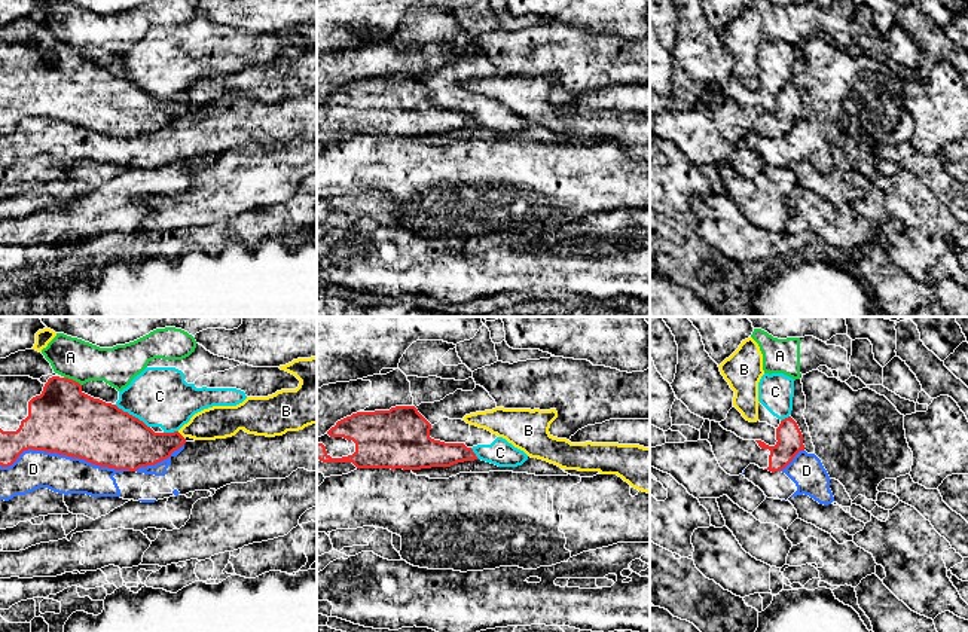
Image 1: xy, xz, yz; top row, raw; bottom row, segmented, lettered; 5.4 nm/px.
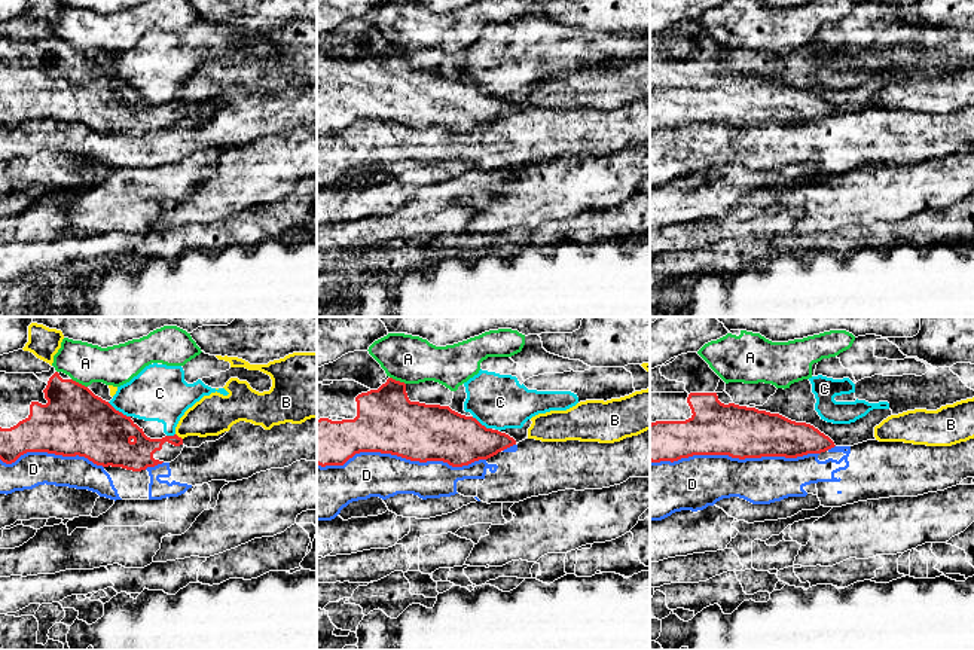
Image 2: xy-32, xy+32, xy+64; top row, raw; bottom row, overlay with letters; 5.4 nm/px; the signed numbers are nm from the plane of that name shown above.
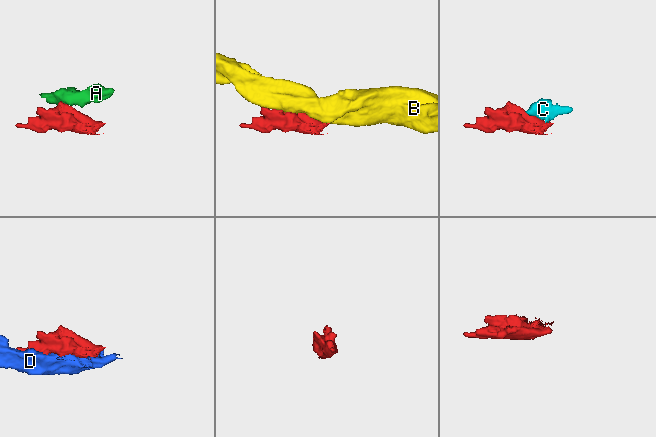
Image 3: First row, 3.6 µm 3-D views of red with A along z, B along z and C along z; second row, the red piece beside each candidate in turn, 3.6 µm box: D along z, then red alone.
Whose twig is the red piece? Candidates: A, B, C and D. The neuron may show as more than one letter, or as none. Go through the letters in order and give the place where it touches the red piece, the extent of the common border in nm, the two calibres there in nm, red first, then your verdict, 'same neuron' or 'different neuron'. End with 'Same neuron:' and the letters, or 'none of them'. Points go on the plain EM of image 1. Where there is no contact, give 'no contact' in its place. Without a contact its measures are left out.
A: meets red in xy at (73, 48); contact 110 nm long; 360 nm thick on the red side, 220 nm on the other; different neuron
B: meets red in xy at (180, 101); contact 50 nm long; 240 nm thick on the red side, 180 nm on the other; different neuron
C: meets red in xy at (131, 82); contact 220 nm long; 340 nm thick on the red side, 320 nm on the other; different neuron
D: meets red in xy at (66, 121); contact 700 nm long; 360 nm thick on the red side, 200 nm on the other; different neuron
Same neuron: none of them

